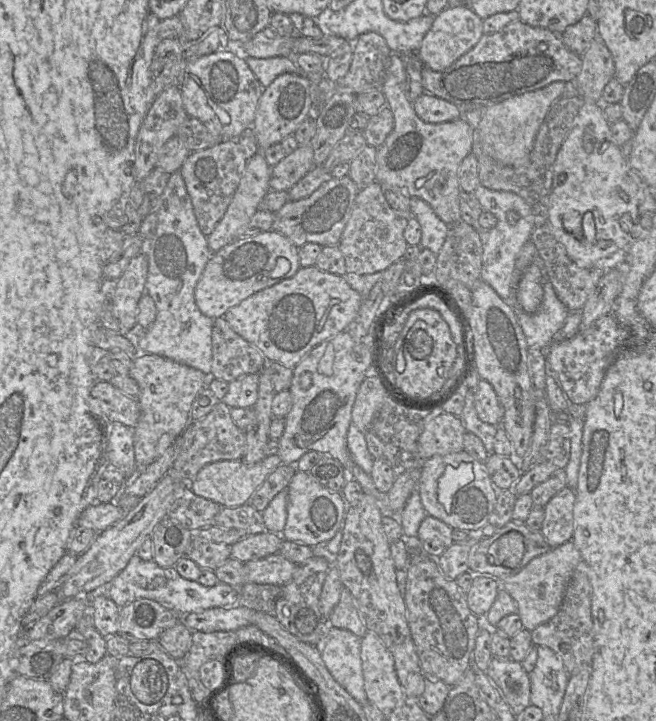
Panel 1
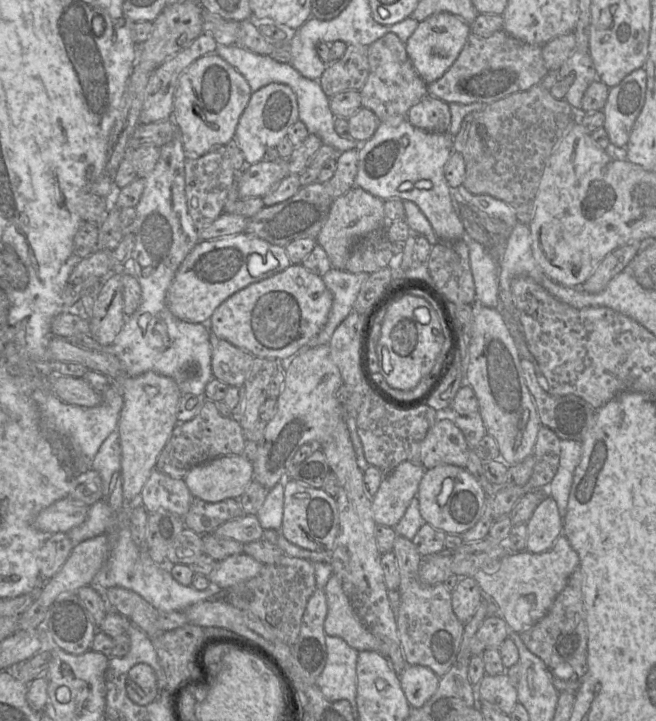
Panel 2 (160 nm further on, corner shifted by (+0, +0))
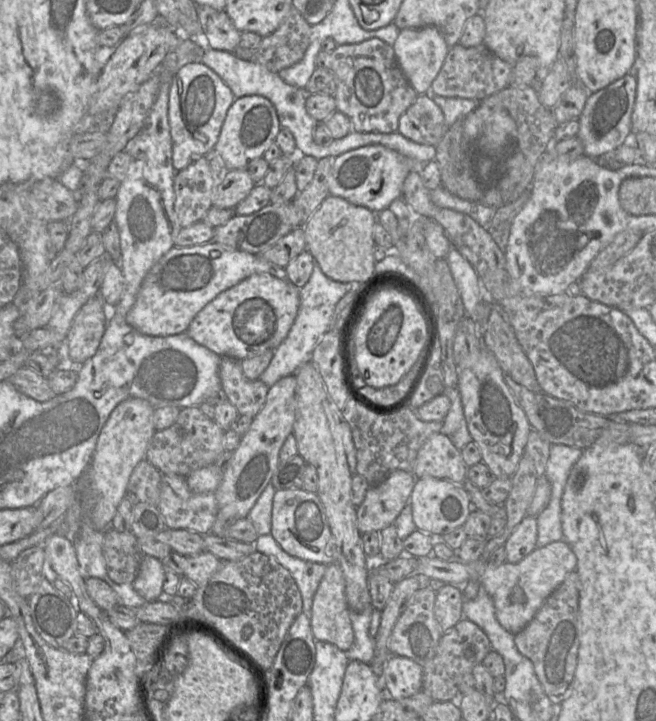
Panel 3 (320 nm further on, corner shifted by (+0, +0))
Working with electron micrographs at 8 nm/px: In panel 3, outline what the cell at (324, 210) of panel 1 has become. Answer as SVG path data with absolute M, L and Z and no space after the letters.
M291 202L286 204L269 204L250 215L234 215L227 223L214 228L213 242L234 250L261 254L272 248L282 237L298 226L298 217Z

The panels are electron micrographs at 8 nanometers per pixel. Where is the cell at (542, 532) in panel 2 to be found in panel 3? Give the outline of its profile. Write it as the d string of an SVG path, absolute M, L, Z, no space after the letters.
M526 516L504 544L506 562L518 563L536 549L537 518Z

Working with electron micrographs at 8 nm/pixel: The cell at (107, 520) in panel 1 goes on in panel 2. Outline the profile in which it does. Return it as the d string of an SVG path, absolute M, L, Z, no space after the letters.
M69 497L60 499L43 509L37 515L34 525L45 534L67 533L86 520L89 506Z

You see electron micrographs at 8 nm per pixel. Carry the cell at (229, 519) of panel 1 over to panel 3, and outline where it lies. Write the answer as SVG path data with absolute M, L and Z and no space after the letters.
M163 474L156 505L167 529L208 534L217 518L219 506L213 492L193 493L185 477Z

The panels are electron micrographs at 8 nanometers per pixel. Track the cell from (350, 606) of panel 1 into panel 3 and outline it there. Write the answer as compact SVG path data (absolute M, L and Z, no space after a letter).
M336 563L327 565L316 590L310 613L310 626L315 640L331 643L342 651L350 649L354 642L350 608L345 596L345 581L342 570Z

